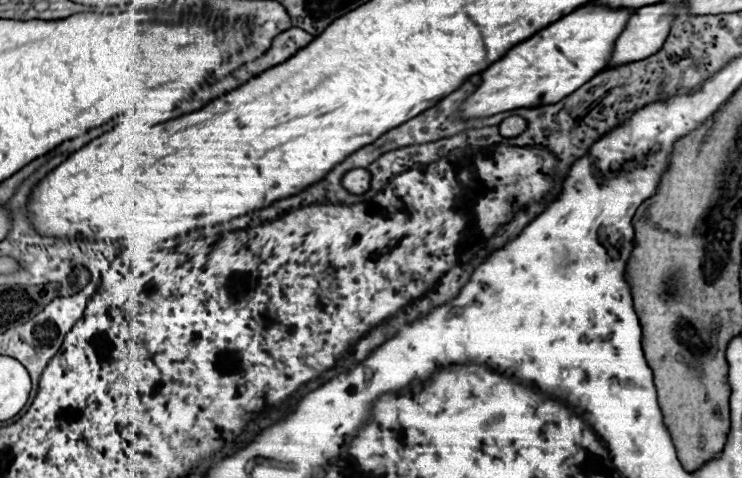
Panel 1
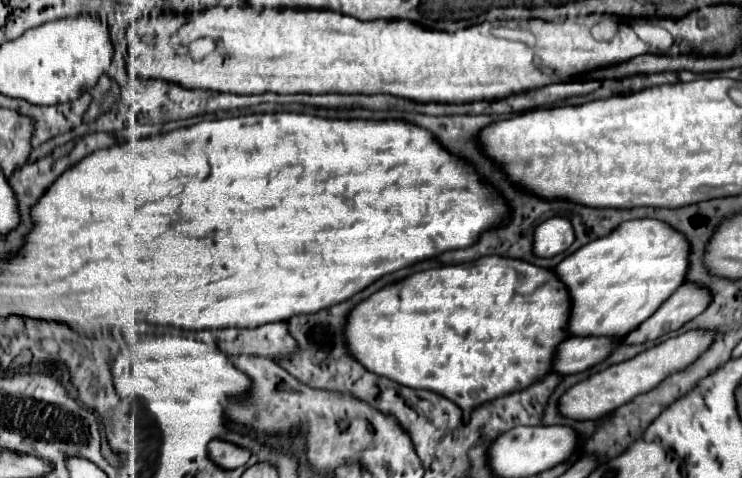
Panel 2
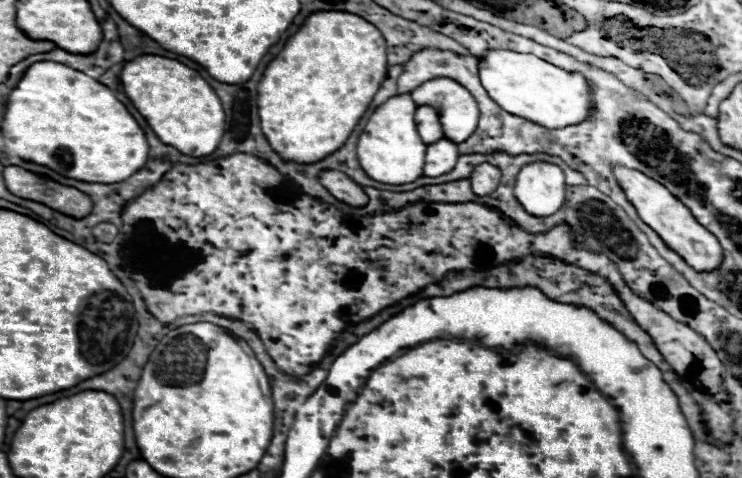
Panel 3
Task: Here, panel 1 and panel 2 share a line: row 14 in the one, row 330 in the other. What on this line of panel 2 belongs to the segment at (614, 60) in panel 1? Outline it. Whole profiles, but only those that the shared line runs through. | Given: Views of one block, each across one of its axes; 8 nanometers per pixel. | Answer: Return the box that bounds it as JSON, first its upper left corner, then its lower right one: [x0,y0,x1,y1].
[622,284,710,344]

